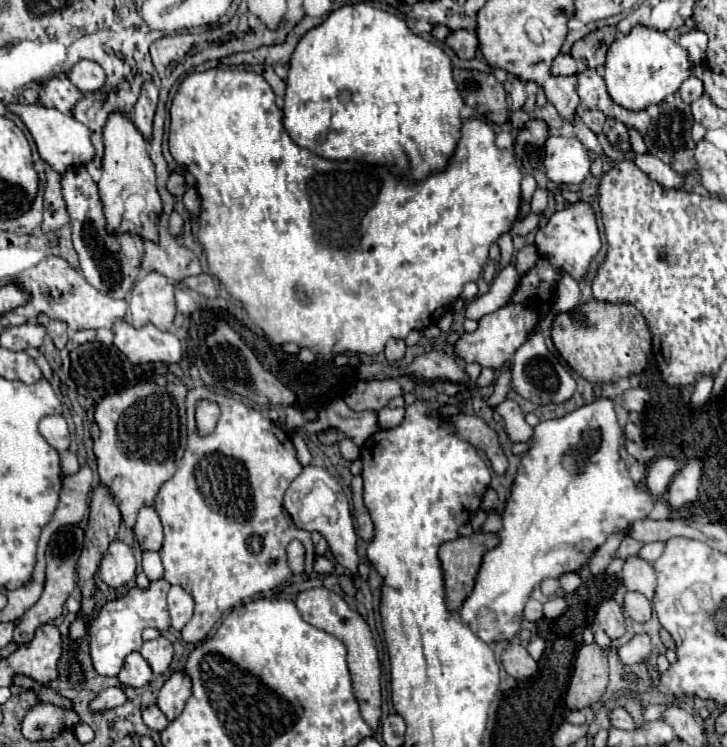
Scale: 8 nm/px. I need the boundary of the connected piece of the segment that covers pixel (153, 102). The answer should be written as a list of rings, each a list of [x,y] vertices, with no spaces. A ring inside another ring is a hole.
[[[147,81],[147,85],[143,85],[143,93],[135,105],[133,111],[133,123],[137,127],[137,131],[151,141],[151,129],[153,129],[153,115],[157,109],[157,97],[159,97],[159,89],[153,81]]]

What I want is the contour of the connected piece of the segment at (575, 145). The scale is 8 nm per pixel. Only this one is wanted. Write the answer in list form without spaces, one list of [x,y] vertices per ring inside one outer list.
[[[549,137],[545,145],[545,173],[555,183],[581,183],[589,175],[591,159],[575,137]]]

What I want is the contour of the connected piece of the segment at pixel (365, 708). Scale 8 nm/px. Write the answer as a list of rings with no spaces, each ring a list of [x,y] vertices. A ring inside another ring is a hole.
[[[327,587],[301,591],[297,595],[297,599],[295,599],[295,605],[297,605],[301,617],[309,625],[319,627],[319,629],[335,635],[347,647],[347,665],[349,665],[349,673],[351,673],[351,681],[353,681],[353,695],[355,695],[355,699],[359,703],[363,719],[371,725],[371,729],[377,729],[379,717],[381,717],[381,689],[379,689],[381,669],[379,669],[377,647],[375,647],[375,641],[373,641],[369,625],[335,591],[329,591]]]

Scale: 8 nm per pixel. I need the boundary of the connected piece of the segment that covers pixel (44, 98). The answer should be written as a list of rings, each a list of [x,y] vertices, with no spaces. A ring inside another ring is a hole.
[[[59,75],[43,85],[43,95],[39,97],[41,105],[59,109],[61,113],[71,113],[83,93],[67,79],[67,75]]]

